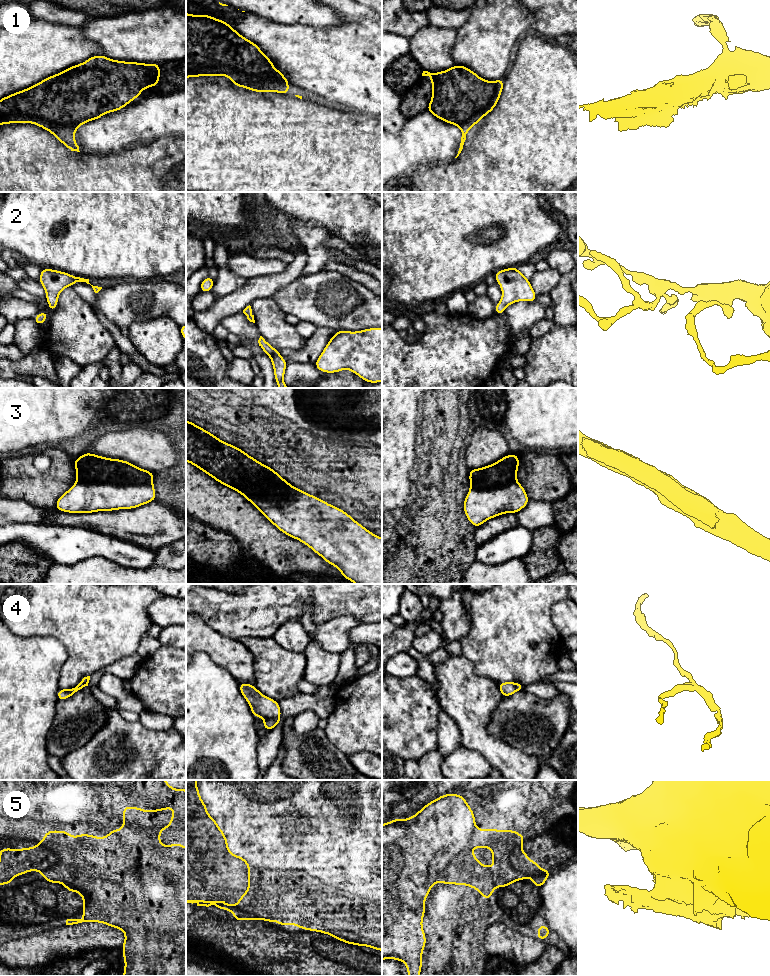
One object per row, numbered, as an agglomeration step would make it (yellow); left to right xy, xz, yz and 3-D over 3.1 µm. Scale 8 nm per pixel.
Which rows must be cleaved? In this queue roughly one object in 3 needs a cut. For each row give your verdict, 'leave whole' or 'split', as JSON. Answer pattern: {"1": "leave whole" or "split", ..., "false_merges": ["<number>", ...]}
{"1": "leave whole", "2": "leave whole", "3": "split", "4": "split", "5": "split", "false_merges": ["3", "4", "5"]}

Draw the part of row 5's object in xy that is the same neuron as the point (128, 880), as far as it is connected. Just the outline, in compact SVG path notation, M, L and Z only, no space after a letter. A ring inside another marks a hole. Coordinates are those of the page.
M123 806L123 828L110 830L106 837L96 837L82 833L76 837L64 830L50 829L41 841L44 847L53 847L59 852L59 861L55 864L55 875L49 883L62 883L68 892L77 892L83 898L83 918L67 919L66 925L82 922L98 922L118 928L125 933L125 941L121 946L125 968L123 976L186 976L186 847L179 842L172 845L162 845L160 835L162 829L168 829L174 820L175 806L143 810L140 807Z

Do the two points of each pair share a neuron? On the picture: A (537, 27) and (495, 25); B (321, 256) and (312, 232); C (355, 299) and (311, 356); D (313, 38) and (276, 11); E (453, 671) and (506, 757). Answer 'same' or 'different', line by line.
A: different
B: same
C: different
D: different
E: same

